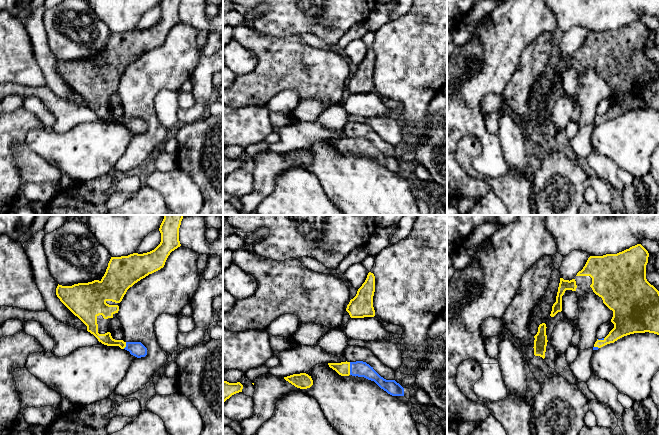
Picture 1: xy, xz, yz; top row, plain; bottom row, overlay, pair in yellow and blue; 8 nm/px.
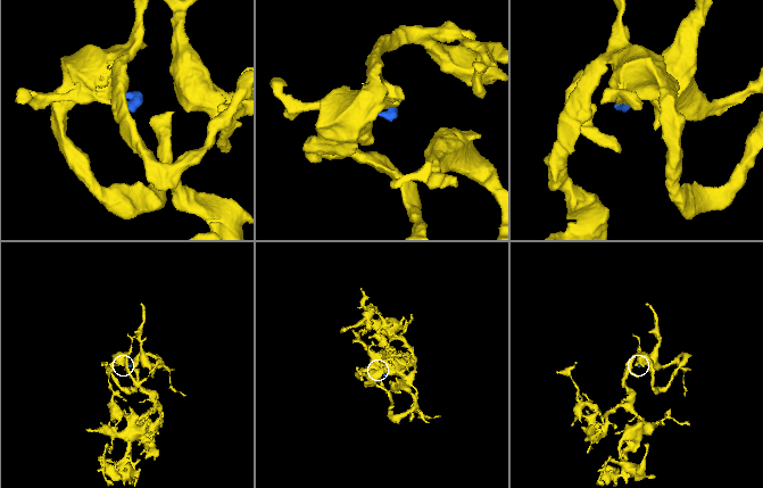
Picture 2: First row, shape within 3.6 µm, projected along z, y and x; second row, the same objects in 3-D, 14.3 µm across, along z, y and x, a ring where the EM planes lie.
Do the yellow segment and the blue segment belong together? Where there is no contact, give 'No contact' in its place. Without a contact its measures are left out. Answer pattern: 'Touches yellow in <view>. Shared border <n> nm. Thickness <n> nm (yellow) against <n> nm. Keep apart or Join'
Touches yellow in xz. Shared border 100 nm. Thickness 110 nm (yellow) against 130 nm. Join

